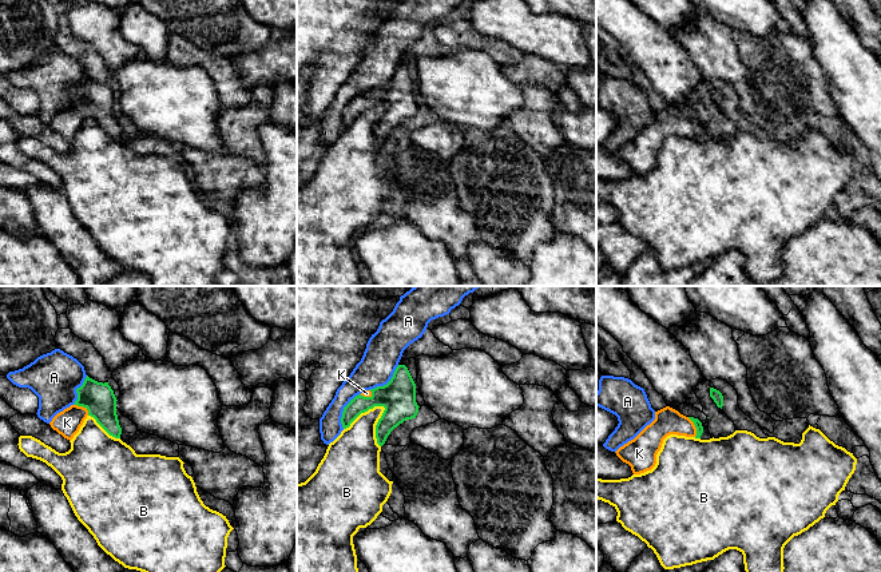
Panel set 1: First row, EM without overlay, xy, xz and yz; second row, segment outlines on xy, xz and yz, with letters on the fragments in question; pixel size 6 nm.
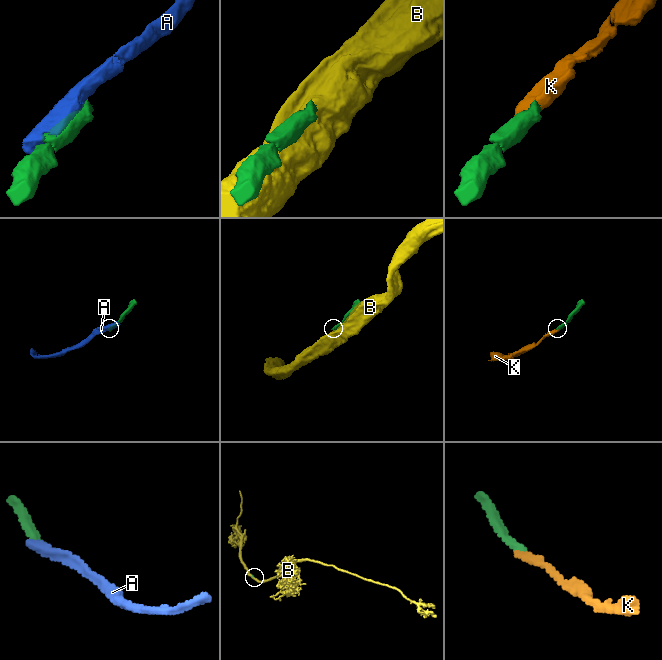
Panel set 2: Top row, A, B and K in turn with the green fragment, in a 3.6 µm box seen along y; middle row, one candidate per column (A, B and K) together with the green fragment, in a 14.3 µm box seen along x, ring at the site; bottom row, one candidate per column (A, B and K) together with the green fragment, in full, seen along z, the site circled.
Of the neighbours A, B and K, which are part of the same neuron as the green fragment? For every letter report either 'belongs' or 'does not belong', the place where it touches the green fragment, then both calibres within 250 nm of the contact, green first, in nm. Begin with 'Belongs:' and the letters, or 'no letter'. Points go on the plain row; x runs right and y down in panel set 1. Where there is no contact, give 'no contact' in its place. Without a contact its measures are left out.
Belongs: K
A: does not belong; meets green in xz at (344, 111); 130 nm thick on the green side, 170 nm on the other
B: does not belong; meets green in xz at (364, 112); 200 nm thick on the green side, 280 nm on the other
K: belongs; meets green in xy at (83, 107); 190 nm thick on the green side, 160 nm on the other

